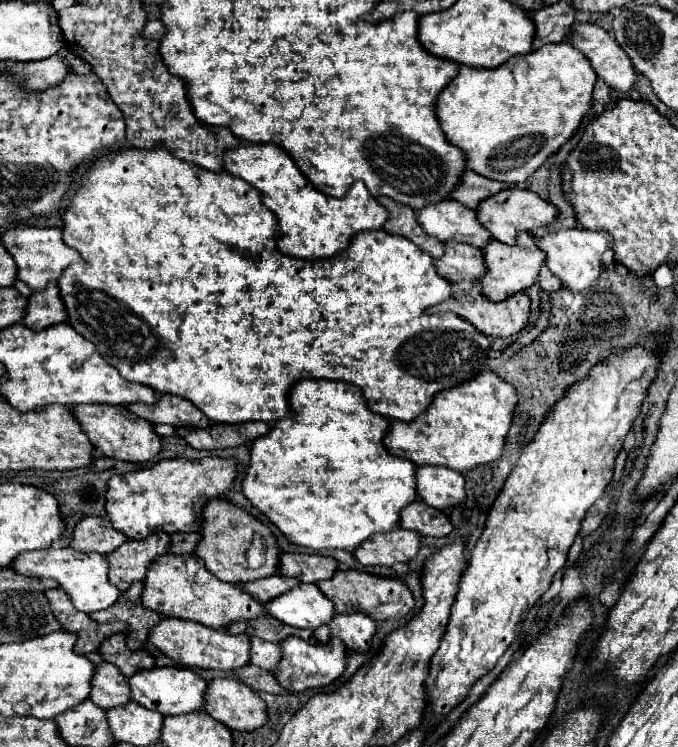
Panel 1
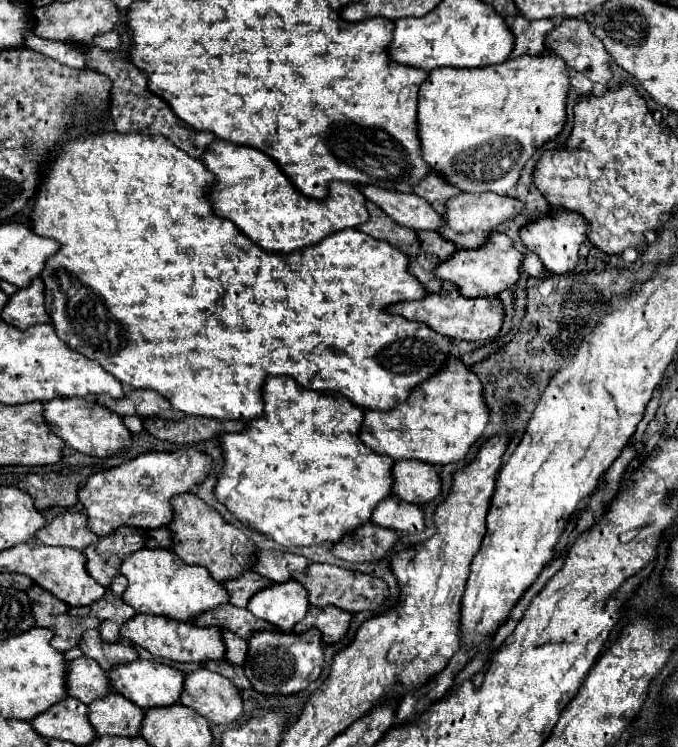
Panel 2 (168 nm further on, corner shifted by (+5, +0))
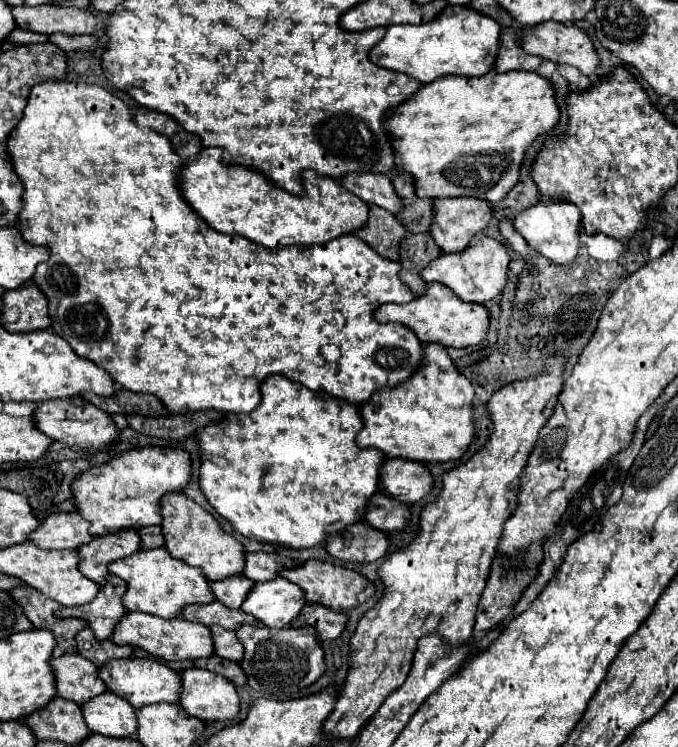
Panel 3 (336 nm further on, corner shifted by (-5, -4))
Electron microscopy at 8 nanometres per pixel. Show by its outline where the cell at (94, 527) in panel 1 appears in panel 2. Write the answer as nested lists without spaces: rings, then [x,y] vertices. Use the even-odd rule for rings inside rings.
[[[64,511],[56,515],[44,529],[40,529],[36,537],[44,545],[72,547],[82,551],[96,539],[96,535],[88,529],[86,521],[88,517],[80,511]]]

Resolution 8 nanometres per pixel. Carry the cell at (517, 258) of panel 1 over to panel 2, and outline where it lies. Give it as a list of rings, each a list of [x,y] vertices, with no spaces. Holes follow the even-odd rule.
[[[492,233],[488,241],[478,249],[458,249],[452,253],[450,259],[442,261],[440,267],[436,267],[436,275],[442,281],[452,281],[460,295],[464,297],[492,297],[502,293],[504,289],[510,289],[516,285],[520,277],[520,263],[524,255],[514,247],[508,235],[504,233]]]

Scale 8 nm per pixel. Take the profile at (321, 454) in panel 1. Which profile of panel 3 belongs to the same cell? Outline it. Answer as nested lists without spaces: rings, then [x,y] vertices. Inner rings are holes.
[[[270,375],[266,377],[266,381],[262,381],[262,403],[258,405],[258,409],[254,409],[254,413],[242,415],[242,417],[234,417],[234,415],[226,415],[224,421],[220,423],[210,423],[208,427],[198,431],[198,441],[200,441],[200,449],[202,449],[202,467],[200,467],[200,487],[204,491],[204,495],[208,497],[210,505],[232,523],[232,527],[242,533],[244,537],[262,541],[262,543],[278,543],[290,549],[310,549],[316,545],[324,545],[328,535],[338,535],[342,533],[346,527],[358,523],[364,519],[366,509],[368,509],[368,501],[370,497],[378,491],[380,485],[380,467],[384,463],[384,453],[374,449],[374,447],[358,447],[356,445],[356,435],[362,431],[364,423],[362,423],[362,415],[358,405],[350,405],[350,401],[342,401],[336,397],[326,397],[326,393],[314,393],[310,389],[306,389],[304,385],[298,385],[296,381],[284,377],[284,375]]]

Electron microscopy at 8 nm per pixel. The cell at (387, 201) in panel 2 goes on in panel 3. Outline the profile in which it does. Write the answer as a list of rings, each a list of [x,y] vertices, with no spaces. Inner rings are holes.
[[[350,173],[350,177],[340,183],[368,205],[378,205],[390,213],[400,213],[404,209],[402,199],[396,195],[396,189],[388,177],[374,177],[374,173]]]

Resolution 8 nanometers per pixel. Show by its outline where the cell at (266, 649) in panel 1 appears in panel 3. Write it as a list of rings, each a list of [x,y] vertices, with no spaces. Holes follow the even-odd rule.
[[[212,625],[210,629],[214,633],[214,649],[216,649],[216,655],[222,657],[222,659],[240,663],[242,657],[244,657],[244,647],[238,641],[236,633],[230,633],[228,629],[222,629],[218,625]]]

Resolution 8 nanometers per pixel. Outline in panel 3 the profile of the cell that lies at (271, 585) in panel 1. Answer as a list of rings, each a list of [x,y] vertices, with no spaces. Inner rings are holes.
[[[234,575],[230,579],[222,579],[222,581],[214,581],[210,583],[214,595],[218,601],[222,601],[224,605],[230,605],[232,609],[240,609],[242,603],[246,601],[248,593],[252,591],[256,583],[250,581],[244,575]]]

